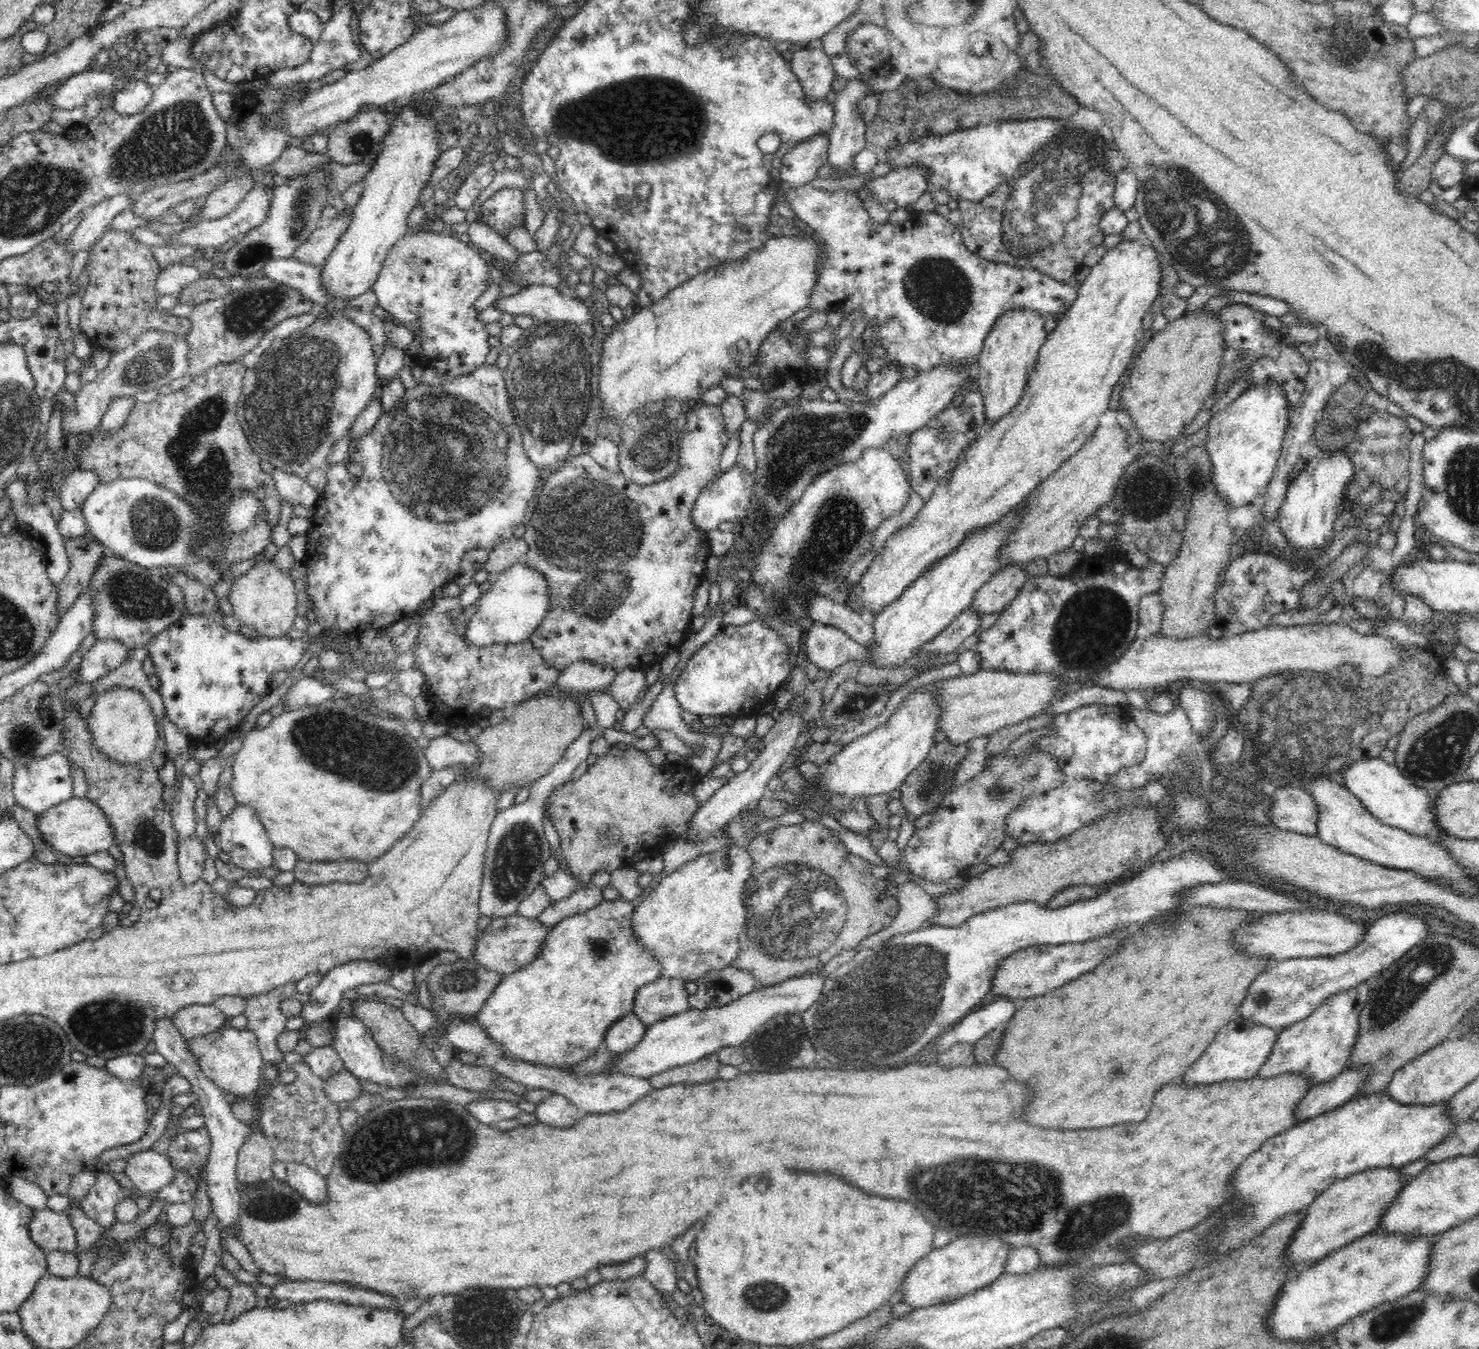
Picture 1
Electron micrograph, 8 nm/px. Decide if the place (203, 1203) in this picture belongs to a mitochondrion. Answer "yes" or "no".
no

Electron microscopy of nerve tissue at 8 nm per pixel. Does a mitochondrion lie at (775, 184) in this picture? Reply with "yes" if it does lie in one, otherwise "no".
no

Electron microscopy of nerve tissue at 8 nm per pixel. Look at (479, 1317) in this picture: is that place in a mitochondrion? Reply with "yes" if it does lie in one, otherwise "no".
yes

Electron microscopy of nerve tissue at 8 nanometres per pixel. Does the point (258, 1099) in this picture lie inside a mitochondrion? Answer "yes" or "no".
no

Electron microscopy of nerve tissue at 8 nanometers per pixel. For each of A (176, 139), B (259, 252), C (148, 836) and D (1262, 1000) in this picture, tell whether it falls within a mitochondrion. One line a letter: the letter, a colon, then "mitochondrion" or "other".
A: mitochondrion
B: mitochondrion
C: mitochondrion
D: mitochondrion

